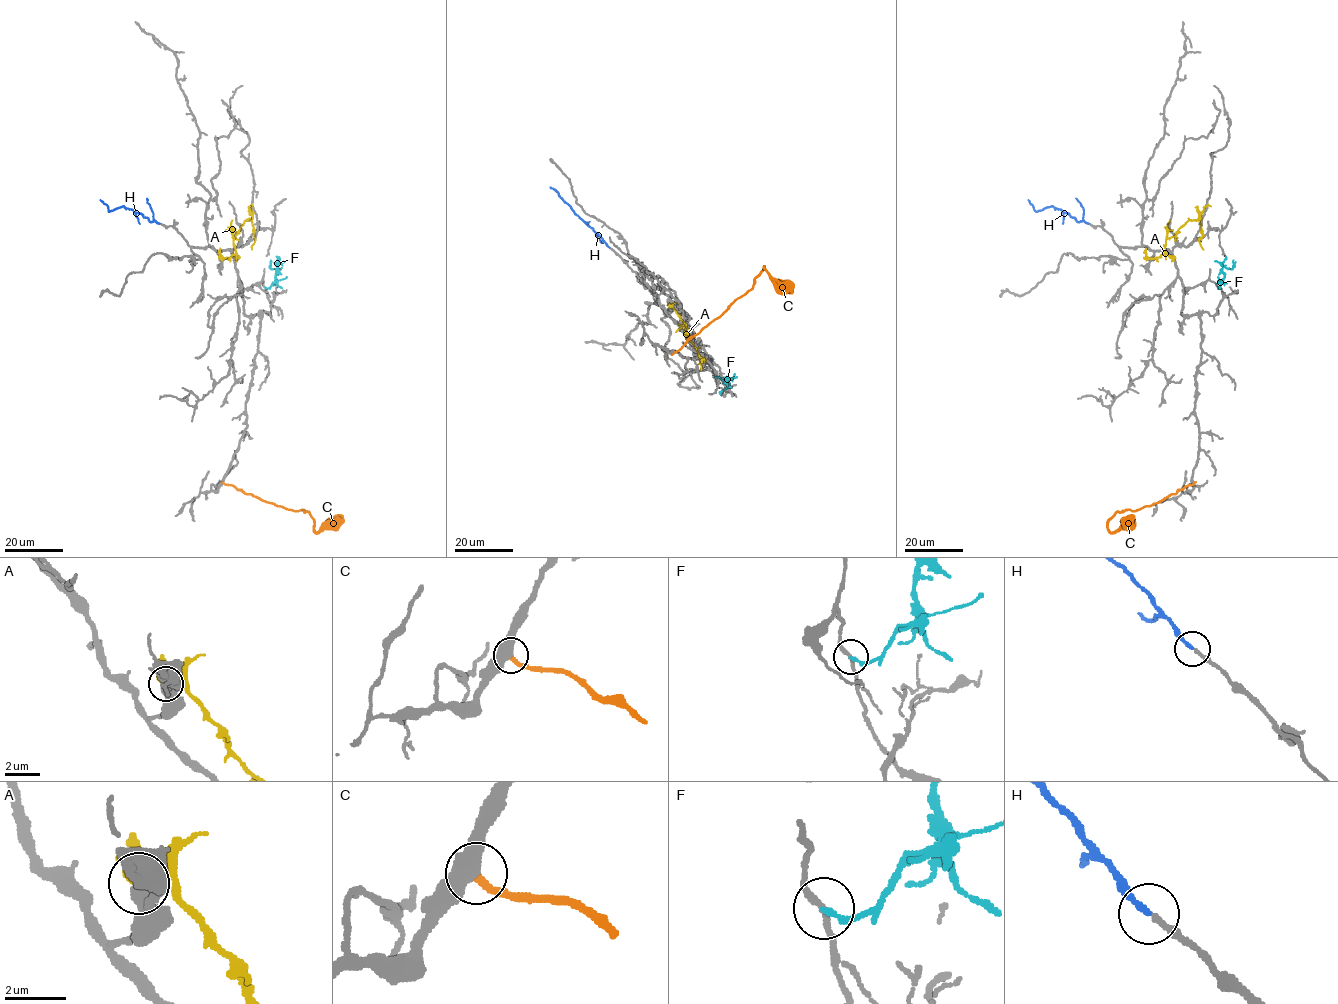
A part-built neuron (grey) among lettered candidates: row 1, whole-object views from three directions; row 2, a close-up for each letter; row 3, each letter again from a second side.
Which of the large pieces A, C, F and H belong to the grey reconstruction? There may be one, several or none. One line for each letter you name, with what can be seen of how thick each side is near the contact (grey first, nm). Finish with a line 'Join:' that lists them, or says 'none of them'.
H: calibres 180 and 240 nm
Join: H

